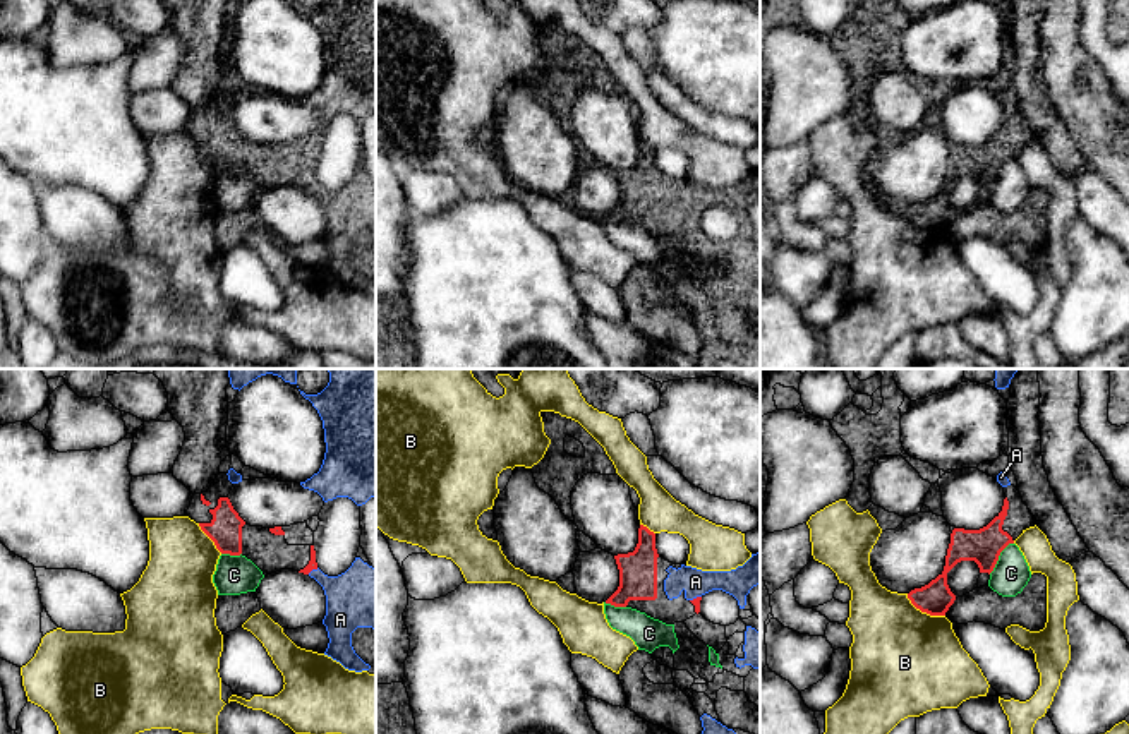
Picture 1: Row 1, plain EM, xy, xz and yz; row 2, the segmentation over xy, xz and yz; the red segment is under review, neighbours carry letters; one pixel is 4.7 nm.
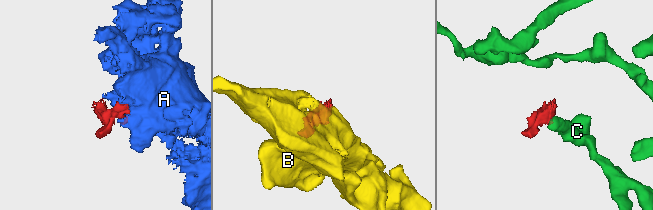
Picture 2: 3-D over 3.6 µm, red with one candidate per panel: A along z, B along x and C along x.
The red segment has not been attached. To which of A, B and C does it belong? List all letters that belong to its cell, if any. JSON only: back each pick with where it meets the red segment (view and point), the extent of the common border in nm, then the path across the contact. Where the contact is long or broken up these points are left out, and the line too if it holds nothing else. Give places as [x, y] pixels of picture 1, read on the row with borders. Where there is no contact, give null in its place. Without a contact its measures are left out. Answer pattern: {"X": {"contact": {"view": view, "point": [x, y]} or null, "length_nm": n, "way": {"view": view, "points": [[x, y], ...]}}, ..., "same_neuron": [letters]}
{"A": {"contact": {"view": "xy", "point": [313, 568]}, "length_nm": 60, "way": {"view": "xy", "points": [[313, 565], [313, 568], [323, 580], [356, 599]]}}, "same_neuron": ["A"]}

